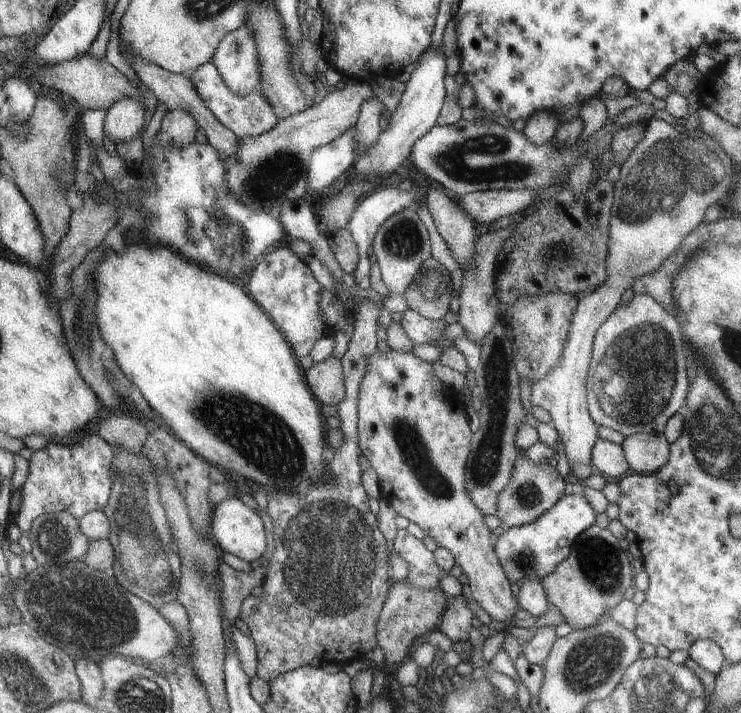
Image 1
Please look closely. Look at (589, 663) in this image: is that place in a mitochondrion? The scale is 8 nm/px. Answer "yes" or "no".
yes

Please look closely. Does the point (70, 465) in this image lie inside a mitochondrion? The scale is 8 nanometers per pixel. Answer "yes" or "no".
no

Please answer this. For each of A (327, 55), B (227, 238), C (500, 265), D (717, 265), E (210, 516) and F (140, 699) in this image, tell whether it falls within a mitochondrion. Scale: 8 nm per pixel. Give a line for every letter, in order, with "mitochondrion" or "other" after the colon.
A: other
B: mitochondrion
C: other
D: other
E: other
F: mitochondrion

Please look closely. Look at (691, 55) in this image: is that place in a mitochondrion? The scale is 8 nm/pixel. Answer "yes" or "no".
no

